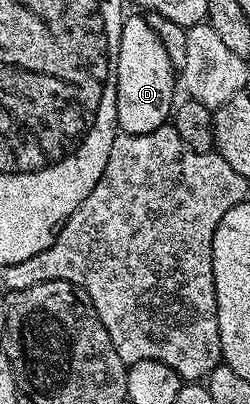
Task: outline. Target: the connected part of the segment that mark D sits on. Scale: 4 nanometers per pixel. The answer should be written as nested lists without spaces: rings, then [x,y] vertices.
[[[144,16],[125,17],[118,48],[116,69],[116,125],[125,134],[154,132],[169,121],[174,110],[172,97],[178,90],[178,71],[172,66],[166,47]]]

